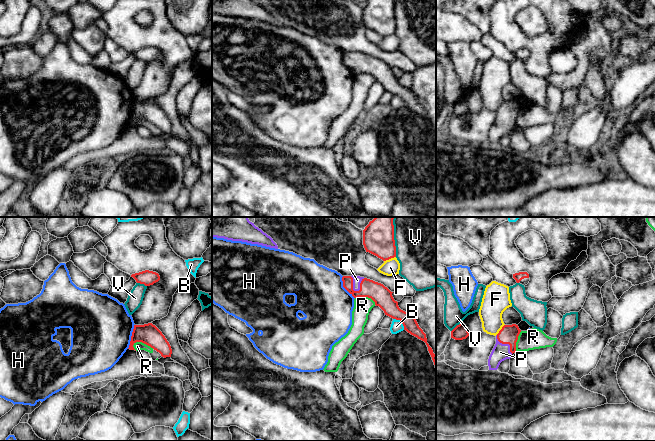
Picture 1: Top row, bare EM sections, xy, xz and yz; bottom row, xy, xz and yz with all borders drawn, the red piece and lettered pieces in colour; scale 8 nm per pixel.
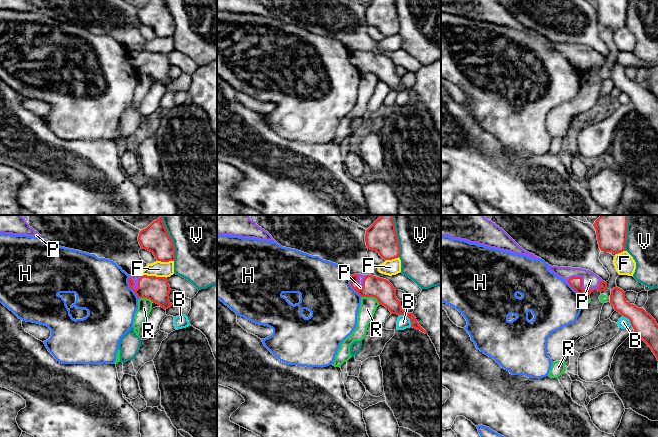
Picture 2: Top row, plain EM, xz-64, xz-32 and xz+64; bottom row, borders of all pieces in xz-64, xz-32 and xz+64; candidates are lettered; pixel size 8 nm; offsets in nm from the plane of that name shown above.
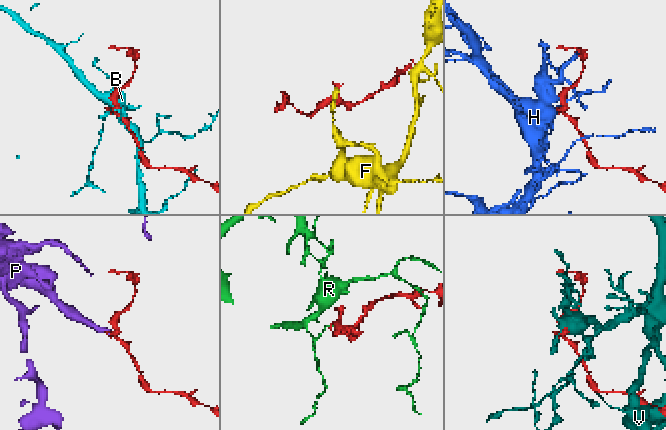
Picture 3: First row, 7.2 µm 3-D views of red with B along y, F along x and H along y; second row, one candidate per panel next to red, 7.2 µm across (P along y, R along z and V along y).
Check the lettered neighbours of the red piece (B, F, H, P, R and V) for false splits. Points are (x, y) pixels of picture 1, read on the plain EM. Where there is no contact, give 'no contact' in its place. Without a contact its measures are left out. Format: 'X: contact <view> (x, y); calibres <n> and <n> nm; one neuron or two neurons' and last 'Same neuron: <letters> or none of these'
B: contact xz (401, 97); calibres 150 and 90 nm; two neurons
F: contact xz (389, 34); calibres 260 and 130 nm; two neurons
H: contact xy (131, 112); calibres 170 and 500 nm; two neurons
P: contact xz (352, 61); calibres 160 and 70 nm; one neuron
R: contact xy (143, 118); calibres 170 and 70 nm; two neurons
V: contact xz (394, 16); calibres 260 and 440 nm; two neurons
Same neuron: P

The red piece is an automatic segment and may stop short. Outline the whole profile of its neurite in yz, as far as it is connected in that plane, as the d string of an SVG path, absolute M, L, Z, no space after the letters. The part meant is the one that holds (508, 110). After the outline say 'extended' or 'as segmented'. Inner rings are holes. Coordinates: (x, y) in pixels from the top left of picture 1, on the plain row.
M504 101L496 111L496 120L489 132L489 146L497 146L500 139L516 128L516 118L521 106L518 101Z; extended

